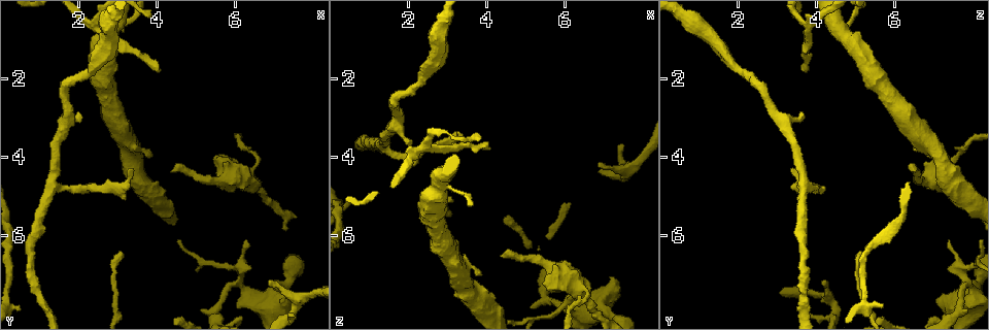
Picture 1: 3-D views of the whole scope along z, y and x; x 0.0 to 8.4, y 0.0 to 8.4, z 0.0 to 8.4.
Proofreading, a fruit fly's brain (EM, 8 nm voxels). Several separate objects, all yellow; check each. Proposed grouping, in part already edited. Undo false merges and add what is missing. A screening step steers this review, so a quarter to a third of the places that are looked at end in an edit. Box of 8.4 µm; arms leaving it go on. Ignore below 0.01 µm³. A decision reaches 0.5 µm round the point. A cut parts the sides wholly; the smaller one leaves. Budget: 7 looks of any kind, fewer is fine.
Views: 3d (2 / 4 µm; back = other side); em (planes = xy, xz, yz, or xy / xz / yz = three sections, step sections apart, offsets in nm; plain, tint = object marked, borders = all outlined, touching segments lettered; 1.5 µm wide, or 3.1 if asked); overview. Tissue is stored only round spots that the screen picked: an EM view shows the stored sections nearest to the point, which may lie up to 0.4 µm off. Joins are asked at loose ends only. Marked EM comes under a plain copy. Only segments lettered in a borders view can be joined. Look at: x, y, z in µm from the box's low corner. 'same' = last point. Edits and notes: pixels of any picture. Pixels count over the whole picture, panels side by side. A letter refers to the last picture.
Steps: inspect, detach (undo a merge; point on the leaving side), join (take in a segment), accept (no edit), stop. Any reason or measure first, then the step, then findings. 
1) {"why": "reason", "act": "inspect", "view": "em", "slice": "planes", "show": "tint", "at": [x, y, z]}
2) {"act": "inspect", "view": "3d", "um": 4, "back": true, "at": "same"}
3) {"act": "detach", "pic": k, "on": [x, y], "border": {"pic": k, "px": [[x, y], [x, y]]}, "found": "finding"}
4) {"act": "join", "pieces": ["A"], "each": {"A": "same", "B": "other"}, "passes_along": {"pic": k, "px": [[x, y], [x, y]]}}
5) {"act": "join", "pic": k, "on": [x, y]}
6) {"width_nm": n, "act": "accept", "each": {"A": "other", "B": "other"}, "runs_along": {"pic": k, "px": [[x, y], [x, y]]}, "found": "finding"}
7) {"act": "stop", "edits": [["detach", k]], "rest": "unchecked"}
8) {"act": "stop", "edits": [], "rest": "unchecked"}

{"why": "three-way junction", "act": "inspect", "view": "em", "slice": "planes", "show": "borders", "at": [2.90, 0.80, 4.65]}

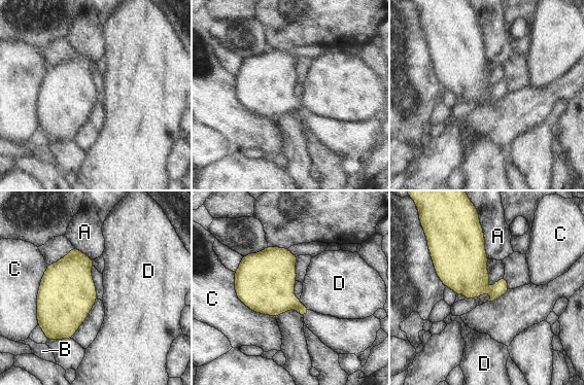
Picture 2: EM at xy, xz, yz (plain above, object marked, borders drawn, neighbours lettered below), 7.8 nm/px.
{"act": "accept", "each": {"A": "other", "B": "other", "C": "other", "D": "other"}, "border": {"pic": 2, "px": [[234, 272], [236, 295], [275, 317]]}, "found": "all the same neuron"}

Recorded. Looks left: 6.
{"why": "free end", "act": "inspect", "view": "em", "slice": "planes", "show": "borders", "at": [4.15, 1.80, 3.80]}

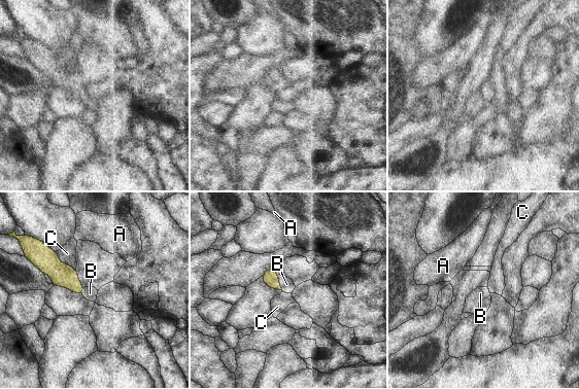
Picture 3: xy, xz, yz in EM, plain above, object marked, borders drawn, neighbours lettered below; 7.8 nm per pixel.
{"act": "join", "pieces": ["B"], "each": {"A": "other", "B": "same", "C": "other"}, "passes_along": {"pic": 3, "px": [[270, 277], [278, 282], [286, 284]]}, "found": "it goes on there"}

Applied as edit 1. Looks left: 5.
{"why": "branch stops here", "act": "inspect", "view": "em", "slice": "planes", "show": "borders", "at": [2.15, 2.95, 3.65]}

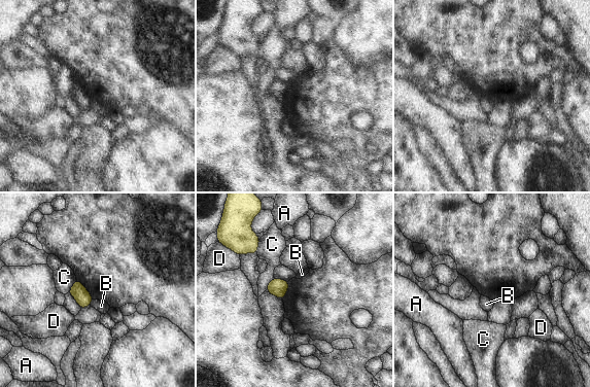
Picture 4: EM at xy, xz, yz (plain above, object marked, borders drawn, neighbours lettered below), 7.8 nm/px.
{"width_nm": 120, "act": "accept", "each": {"A": "other", "B": "other", "C": "other", "D": "other"}, "border": {"pic": 4, "px": [[93, 300], [90, 304]]}, "found": "none of them fits"}

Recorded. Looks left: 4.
{"act": "stop", "edits": [["join", 3]], "rest": "unchecked"}

